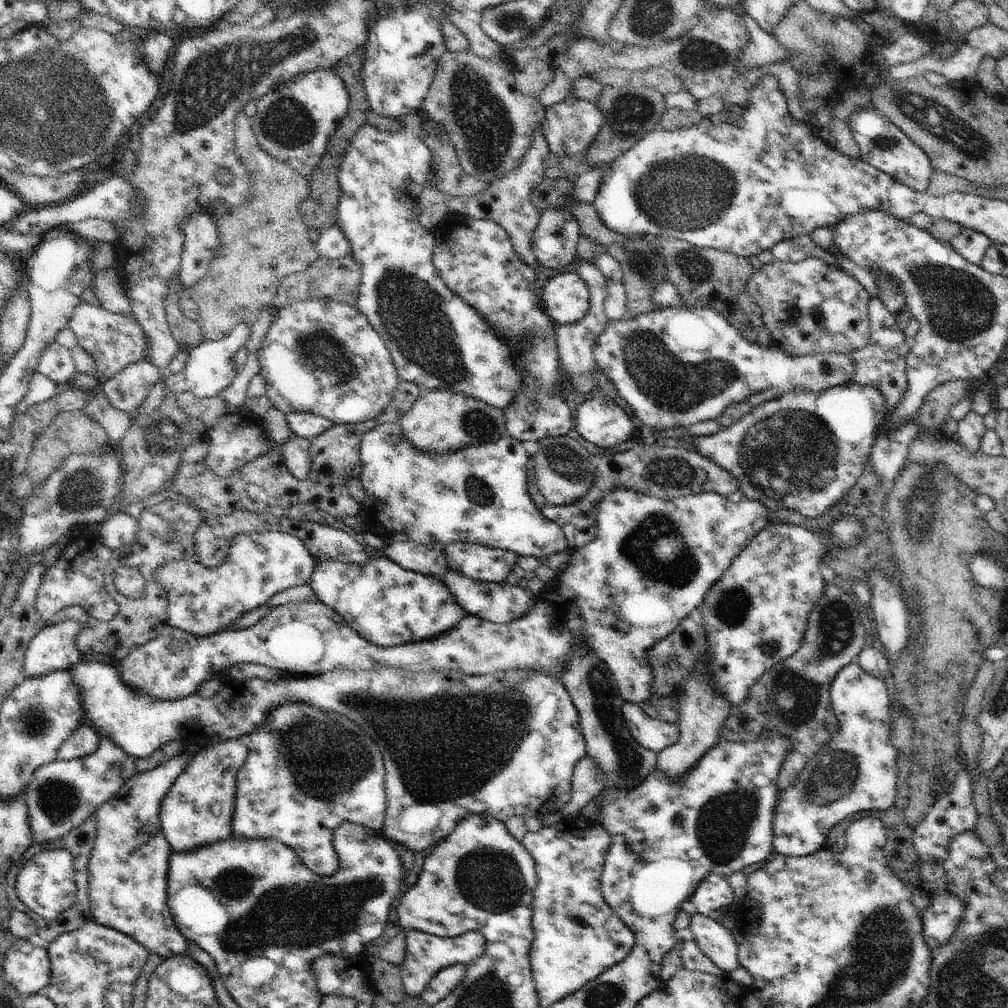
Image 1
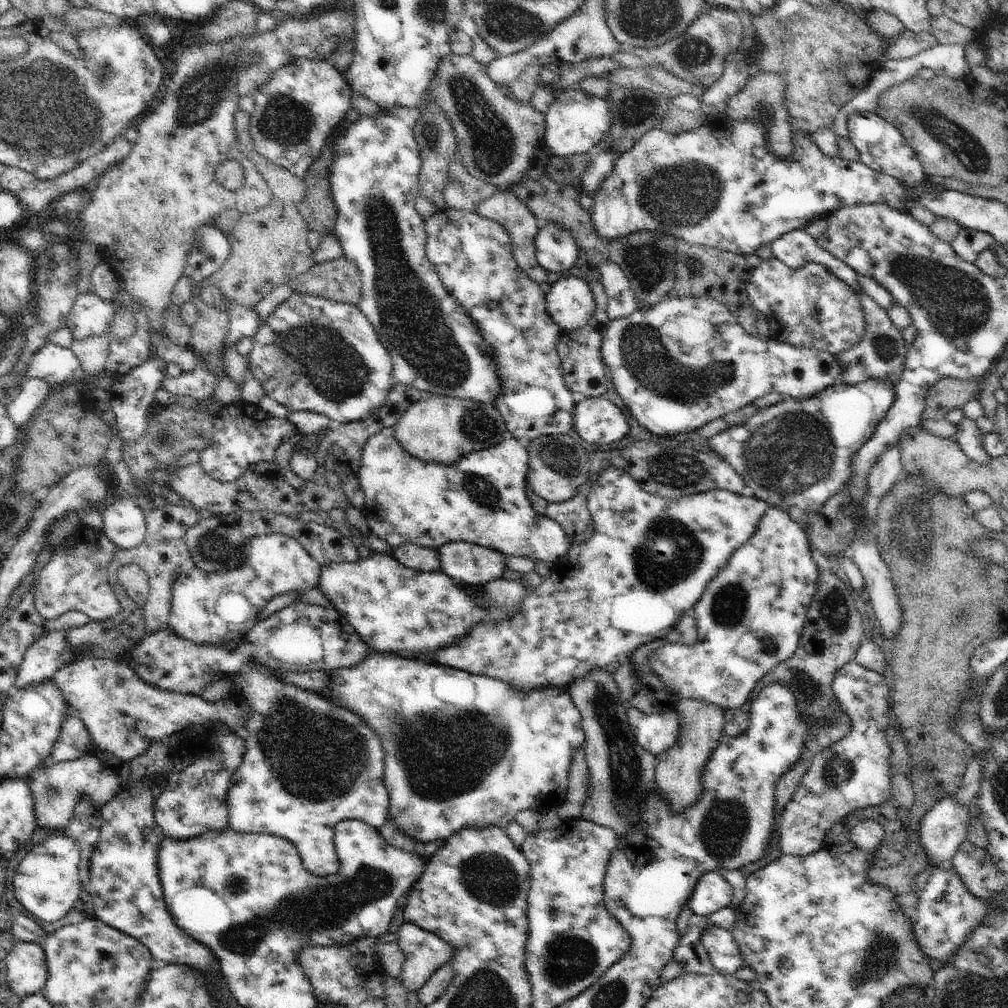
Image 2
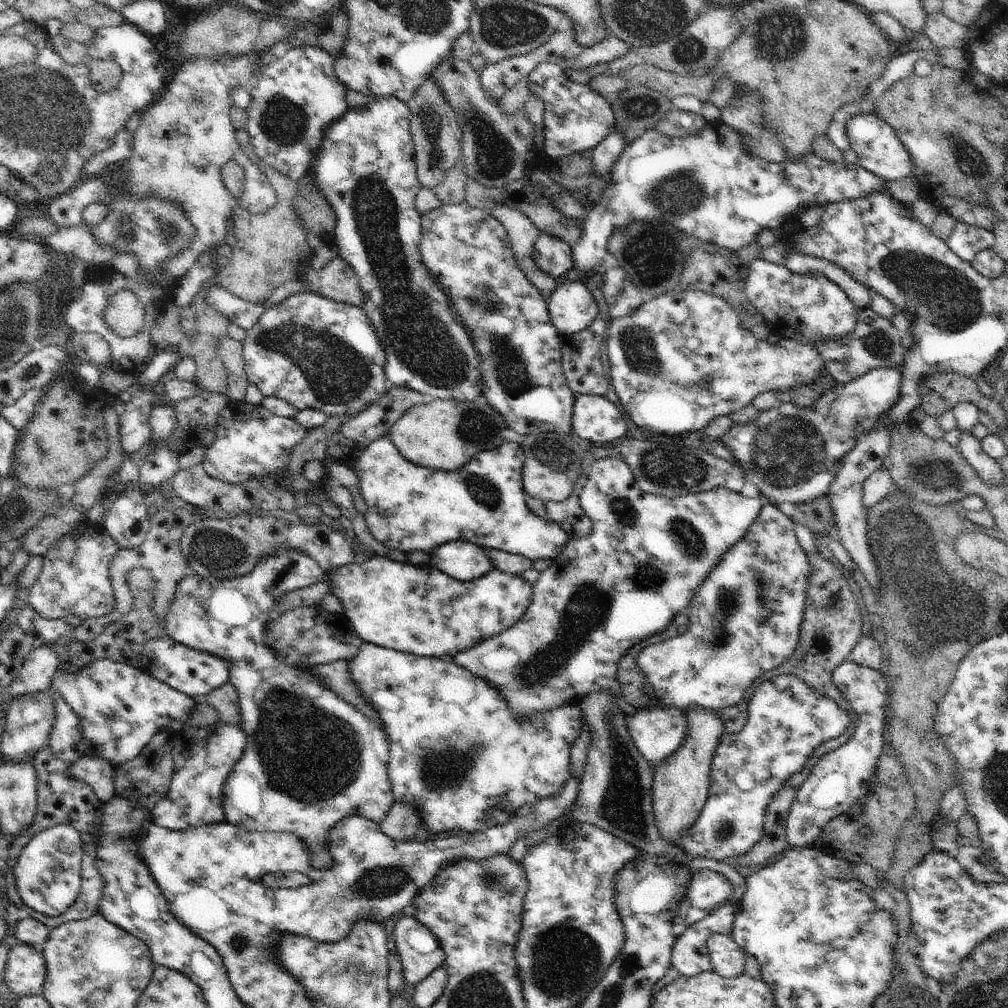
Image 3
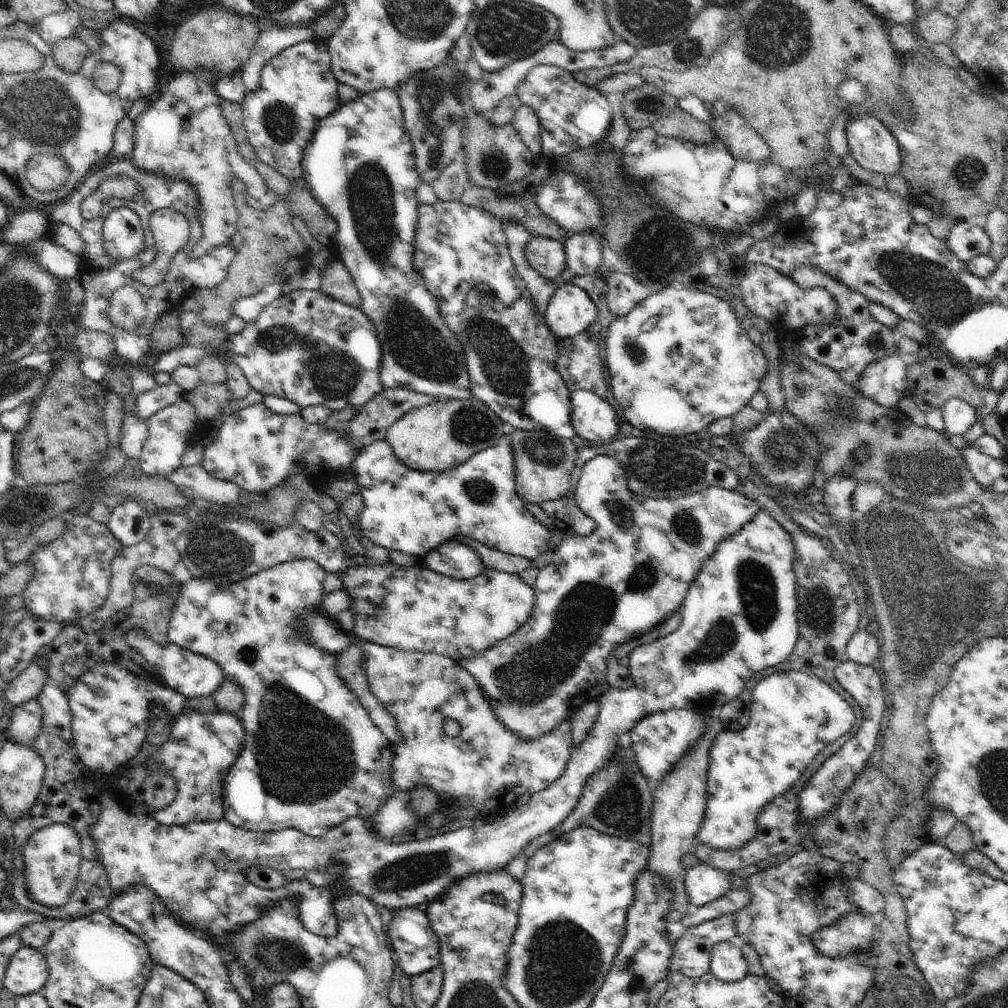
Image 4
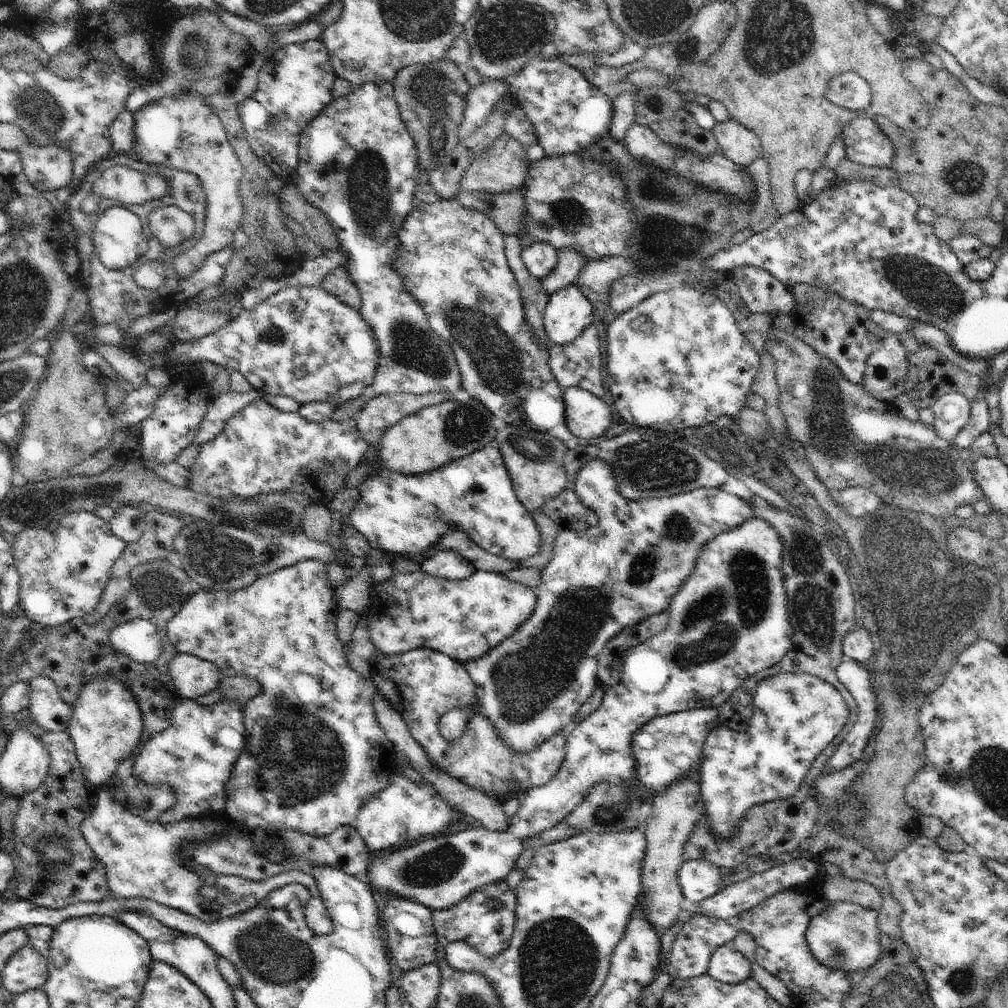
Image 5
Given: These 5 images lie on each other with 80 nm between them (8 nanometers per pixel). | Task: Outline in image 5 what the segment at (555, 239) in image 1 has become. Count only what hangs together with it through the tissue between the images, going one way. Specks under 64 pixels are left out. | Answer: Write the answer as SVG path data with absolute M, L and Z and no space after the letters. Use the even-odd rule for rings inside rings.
M532 241L522 249L521 257L530 274L543 279L556 268L558 251L550 241Z

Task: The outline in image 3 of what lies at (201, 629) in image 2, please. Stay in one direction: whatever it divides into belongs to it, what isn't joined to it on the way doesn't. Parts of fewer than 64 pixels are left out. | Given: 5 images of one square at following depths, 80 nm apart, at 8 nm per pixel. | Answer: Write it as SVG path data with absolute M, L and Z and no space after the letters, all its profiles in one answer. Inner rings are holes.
M290 547L289 549L276 549L271 555L262 557L255 567L248 573L233 579L217 580L217 578L206 577L192 573L186 575L176 587L175 595L169 613L165 618L166 634L170 635L176 642L181 642L186 646L203 650L209 653L214 653L219 657L225 658L230 667L229 681L236 687L239 694L239 709L241 718L241 728L246 734L247 743L244 749L244 754L240 760L234 765L230 771L225 785L224 791L224 810L226 815L226 823L232 826L240 827L242 830L247 831L274 831L278 833L292 833L296 837L300 837L307 846L308 854L312 854L309 858L309 866L313 869L320 871L327 871L333 867L333 856L329 853L329 832L336 826L342 819L348 817L362 817L367 818L369 821L380 824L388 814L390 808L395 803L391 791L390 777L388 776L389 765L389 742L386 733L375 724L375 722L357 707L346 702L342 698L338 698L335 692L330 689L325 689L319 681L309 675L308 668L300 669L298 667L291 667L284 664L273 652L270 647L266 646L266 625L270 619L274 619L277 615L274 611L270 611L274 602L282 594L286 594L291 590L298 590L298 588L308 588L314 586L318 582L322 582L326 576L323 568L307 554L301 550Z

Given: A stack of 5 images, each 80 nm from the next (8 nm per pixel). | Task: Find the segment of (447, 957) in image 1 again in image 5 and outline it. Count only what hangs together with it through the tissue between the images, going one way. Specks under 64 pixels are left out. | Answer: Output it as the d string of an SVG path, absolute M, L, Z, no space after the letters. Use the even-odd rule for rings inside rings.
M388 894L385 898L382 912L379 912L382 918L380 924L385 934L387 952L396 960L398 967L408 972L418 966L436 963L438 938L431 918L432 909L398 894Z

